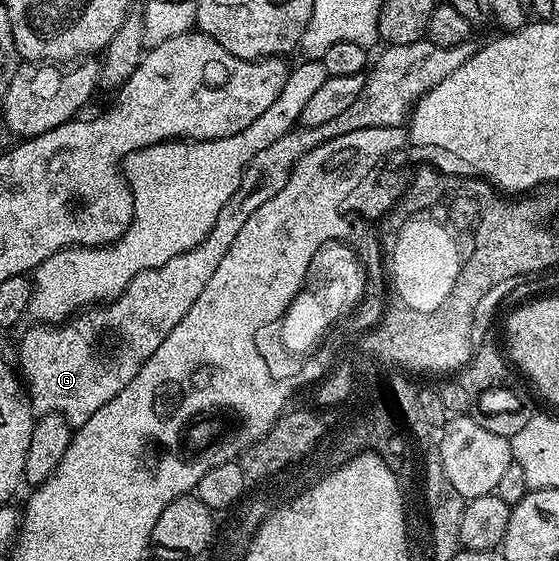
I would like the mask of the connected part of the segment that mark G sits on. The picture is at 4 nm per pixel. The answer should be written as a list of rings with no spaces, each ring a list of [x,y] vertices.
[[[429,40],[386,46],[375,62],[373,59],[364,88],[360,88],[360,96],[356,96],[356,101],[346,111],[340,112],[340,116],[325,124],[299,125],[252,156],[236,192],[232,192],[232,200],[220,208],[220,216],[216,216],[212,232],[208,232],[196,248],[180,256],[172,256],[168,264],[140,272],[120,297],[83,308],[61,325],[31,325],[31,330],[18,346],[17,365],[35,415],[59,414],[70,422],[71,427],[77,428],[83,426],[92,412],[100,412],[100,408],[104,408],[104,404],[108,404],[108,400],[112,400],[112,396],[116,396],[116,392],[124,389],[124,384],[140,372],[148,356],[164,344],[164,336],[184,320],[196,296],[204,292],[204,284],[212,280],[216,264],[220,264],[220,260],[224,260],[224,252],[232,248],[232,240],[236,240],[248,216],[288,184],[288,176],[292,176],[296,164],[305,154],[336,136],[344,136],[360,128],[402,126],[414,103],[436,88],[440,80],[452,76],[452,72],[456,72],[464,60],[471,58],[478,47],[479,43],[474,40],[455,46],[438,46]]]

